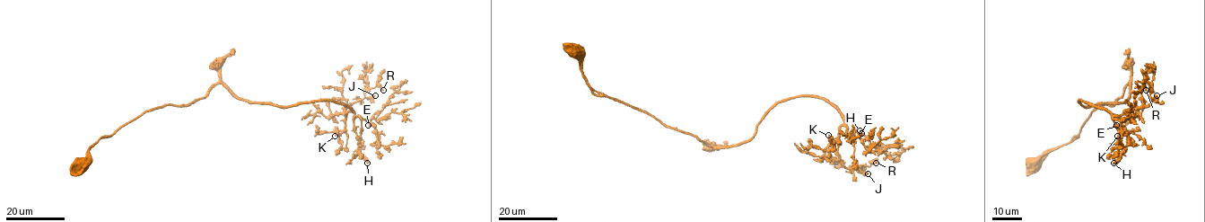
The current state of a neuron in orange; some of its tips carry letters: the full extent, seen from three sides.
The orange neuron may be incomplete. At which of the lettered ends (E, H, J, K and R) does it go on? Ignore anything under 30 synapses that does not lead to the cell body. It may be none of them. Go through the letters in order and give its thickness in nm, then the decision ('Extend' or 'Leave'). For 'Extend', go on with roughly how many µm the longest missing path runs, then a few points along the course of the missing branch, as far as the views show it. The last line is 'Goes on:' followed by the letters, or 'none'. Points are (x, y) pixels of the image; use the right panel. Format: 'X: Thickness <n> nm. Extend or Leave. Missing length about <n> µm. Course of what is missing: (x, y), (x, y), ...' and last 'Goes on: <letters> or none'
E: Thickness 400 nm. Leave
H: Thickness 260 nm. Leave
J: Thickness 400 nm. Leave
K: Thickness 240 nm. Extend. Missing length about 7 µm. Course of what is missing: (1117, 136), (1113, 150)
R: Thickness 280 nm. Leave
Goes on: K

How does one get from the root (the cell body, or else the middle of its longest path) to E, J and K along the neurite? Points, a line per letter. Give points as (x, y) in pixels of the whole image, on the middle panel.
E: (575, 49), (595, 91), (711, 146), (747, 141), (773, 106), (798, 96), (825, 98), (848, 136), (861, 133)
J: (575, 49), (595, 91), (715, 146), (747, 141), (780, 102), (825, 98), (843, 121), (838, 160), (868, 173)
K: (575, 49), (595, 91), (711, 146), (747, 141), (773, 106), (798, 96), (838, 110), (840, 134), (828, 135)

